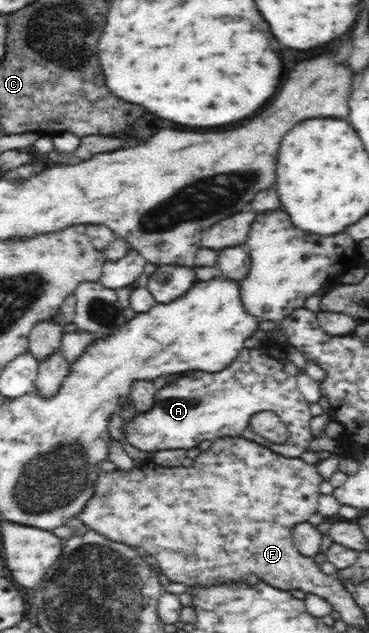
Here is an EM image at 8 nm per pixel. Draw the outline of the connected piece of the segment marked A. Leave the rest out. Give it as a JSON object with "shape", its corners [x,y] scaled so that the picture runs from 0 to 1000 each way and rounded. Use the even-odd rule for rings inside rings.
{"shape":[[[759,547],[740,551],[661,550],[650,561],[602,586],[564,589],[542,585],[518,586],[469,597],[461,608],[425,616],[417,637],[401,649],[369,651],[358,665],[339,665],[333,679],[341,697],[374,709],[404,714],[463,709],[520,709],[547,697],[583,697],[591,690],[659,690],[699,700],[778,724],[813,724],[824,712],[837,712],[840,697],[854,686],[840,679],[840,635],[818,624],[805,610],[813,583],[775,562]],[[702,649],[743,651],[780,676],[780,694],[770,700],[737,700],[729,694],[675,679],[680,656]]]}

